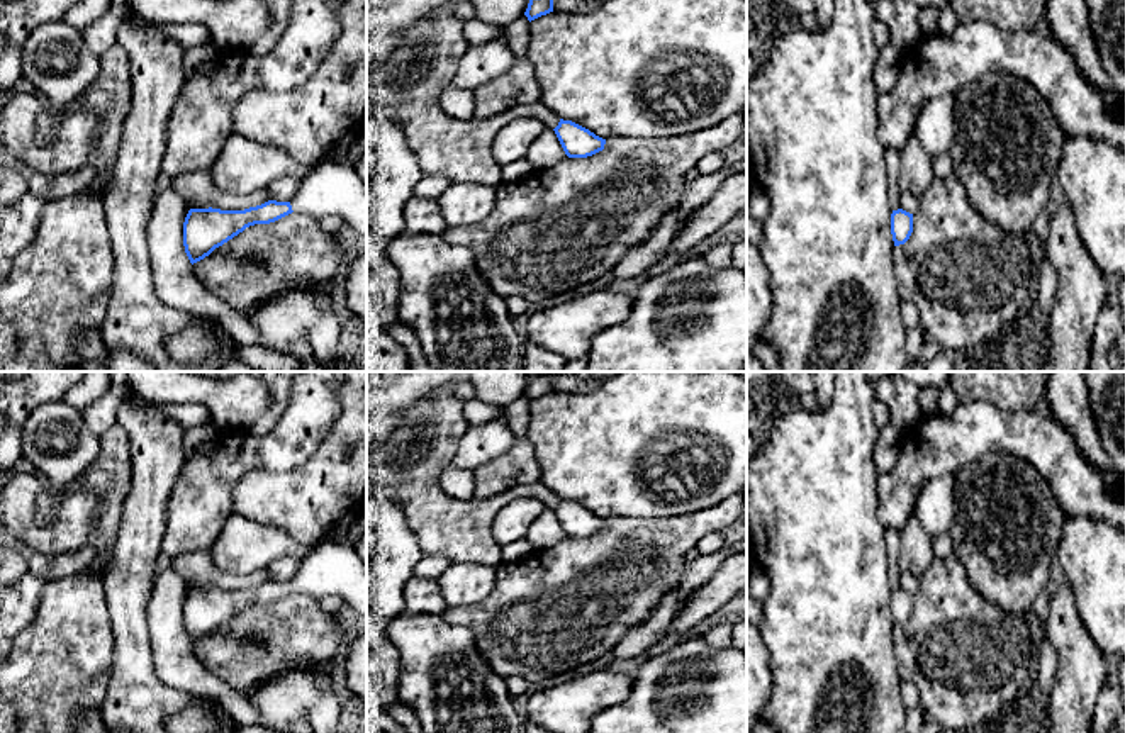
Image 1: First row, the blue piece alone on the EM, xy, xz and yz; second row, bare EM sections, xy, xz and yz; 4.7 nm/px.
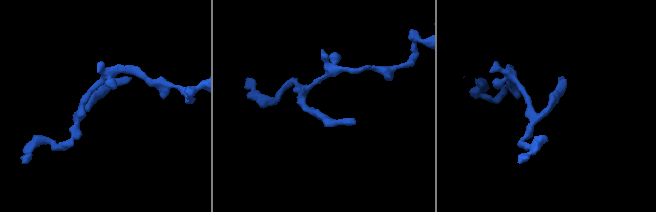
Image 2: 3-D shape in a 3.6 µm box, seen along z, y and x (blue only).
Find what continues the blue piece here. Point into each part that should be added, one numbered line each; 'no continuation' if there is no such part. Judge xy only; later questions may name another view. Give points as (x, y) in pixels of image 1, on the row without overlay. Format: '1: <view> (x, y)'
1: xy (330, 569)

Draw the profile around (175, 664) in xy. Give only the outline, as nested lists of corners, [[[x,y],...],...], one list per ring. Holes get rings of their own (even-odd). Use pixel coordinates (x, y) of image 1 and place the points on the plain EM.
[[[171,568],[158,570],[148,604],[154,672],[161,682],[221,702],[241,726],[263,726],[261,713],[227,682],[210,674],[195,657],[183,626],[183,602],[190,587]]]

